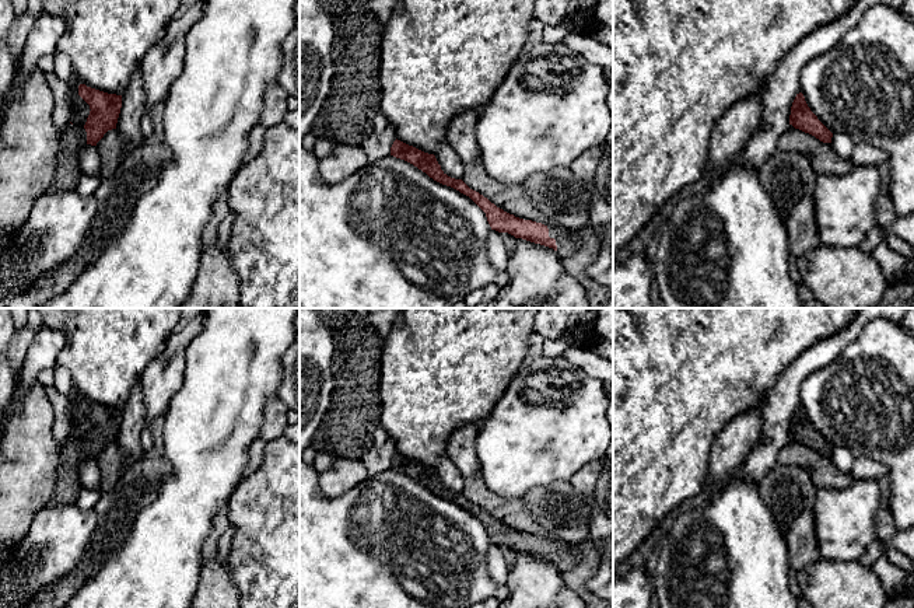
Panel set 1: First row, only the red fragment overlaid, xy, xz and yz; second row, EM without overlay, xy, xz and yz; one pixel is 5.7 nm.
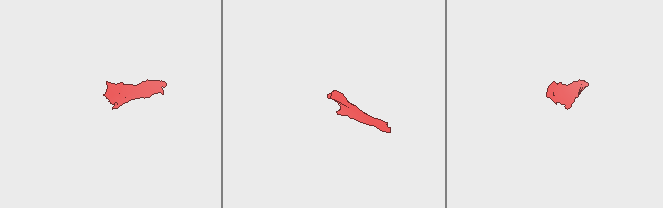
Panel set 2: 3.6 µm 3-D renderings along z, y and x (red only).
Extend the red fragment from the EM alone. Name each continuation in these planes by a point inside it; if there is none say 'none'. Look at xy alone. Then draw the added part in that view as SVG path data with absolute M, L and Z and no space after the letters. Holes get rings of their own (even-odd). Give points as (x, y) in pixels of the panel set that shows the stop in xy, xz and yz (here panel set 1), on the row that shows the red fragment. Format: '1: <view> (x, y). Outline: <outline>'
1: xy (73, 137). Outline: M67 123L60 129L60 151L53 181L48 192L74 191L81 171L78 168L78 153L87 144L84 126Z

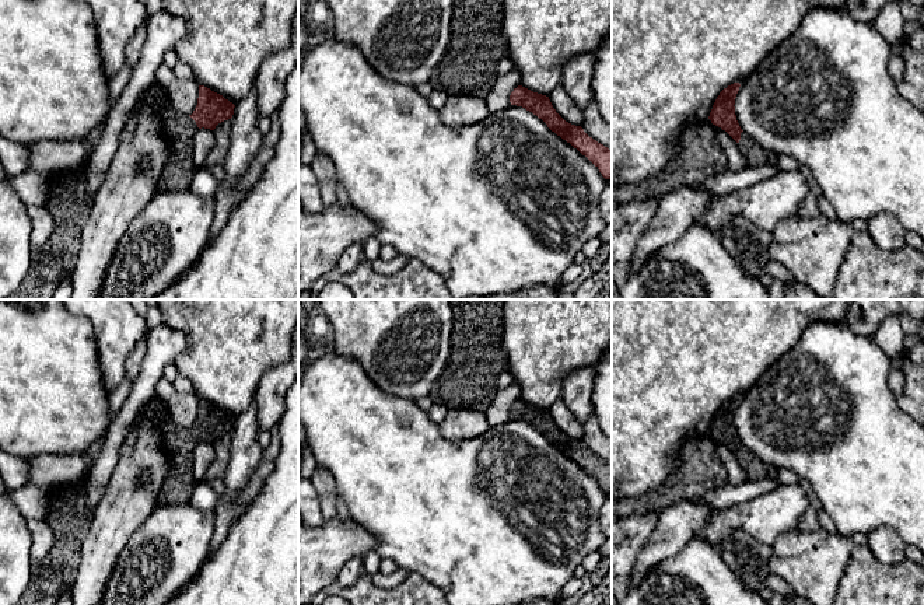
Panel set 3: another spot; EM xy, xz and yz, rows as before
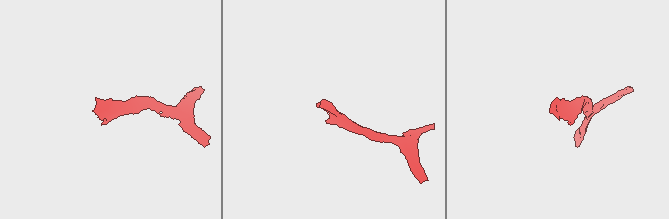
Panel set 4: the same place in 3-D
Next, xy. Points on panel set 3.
1: xy (178, 129). Outline: M158 92L157 98L162 134L169 147L169 158L157 185L157 193L188 190L197 172L193 162L193 139L199 127L190 116L172 106L167 94Z

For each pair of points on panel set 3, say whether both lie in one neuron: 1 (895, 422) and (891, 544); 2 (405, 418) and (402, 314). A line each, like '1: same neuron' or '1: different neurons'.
1: different neurons
2: different neurons

